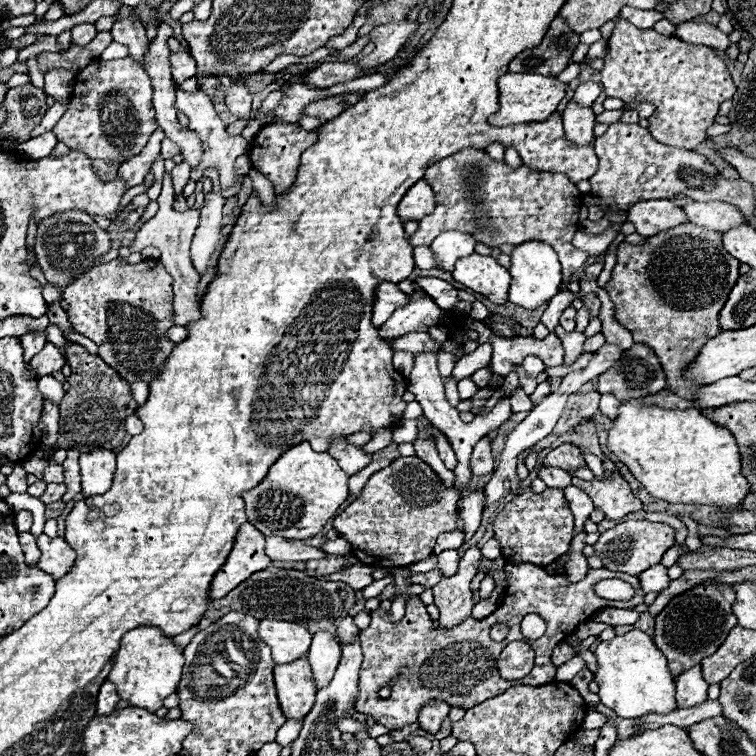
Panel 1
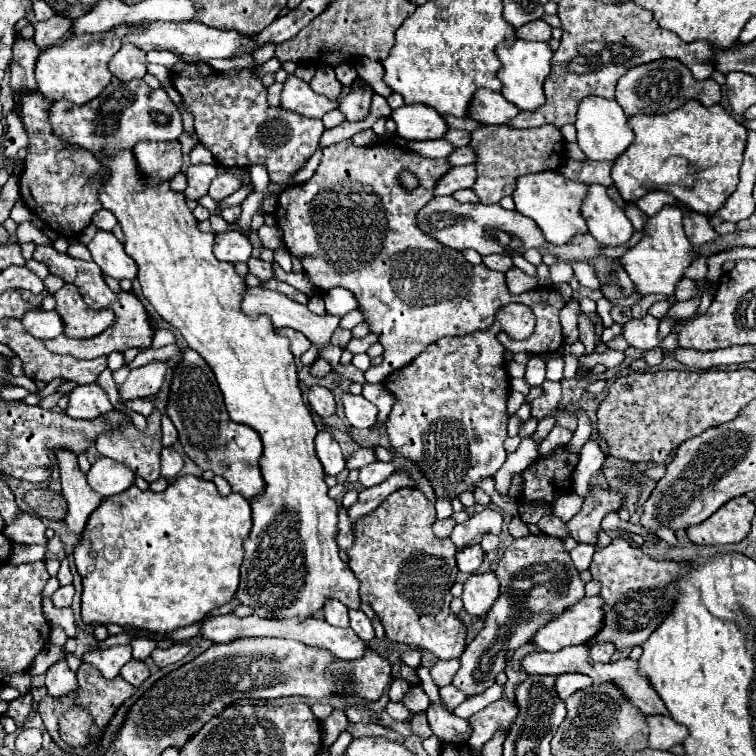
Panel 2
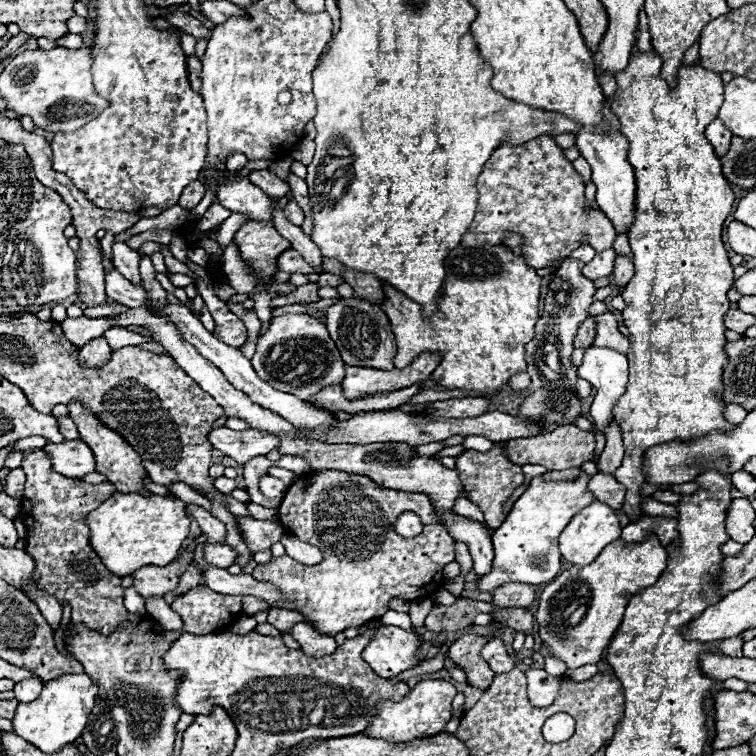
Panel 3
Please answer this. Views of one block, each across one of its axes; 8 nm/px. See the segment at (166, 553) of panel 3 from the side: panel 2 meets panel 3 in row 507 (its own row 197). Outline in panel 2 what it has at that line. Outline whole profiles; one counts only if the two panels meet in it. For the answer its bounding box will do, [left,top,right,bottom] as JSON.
[100,152,360,622]

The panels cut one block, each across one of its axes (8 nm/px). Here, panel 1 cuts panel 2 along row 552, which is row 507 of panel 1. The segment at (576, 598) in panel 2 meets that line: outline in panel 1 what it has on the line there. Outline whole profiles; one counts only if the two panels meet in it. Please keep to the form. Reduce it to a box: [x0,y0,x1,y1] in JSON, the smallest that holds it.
[494,488,574,566]

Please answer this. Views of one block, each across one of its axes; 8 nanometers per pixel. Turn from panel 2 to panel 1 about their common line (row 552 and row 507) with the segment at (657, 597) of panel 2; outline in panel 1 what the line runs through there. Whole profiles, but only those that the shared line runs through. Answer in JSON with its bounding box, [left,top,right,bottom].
[572,456,644,520]

